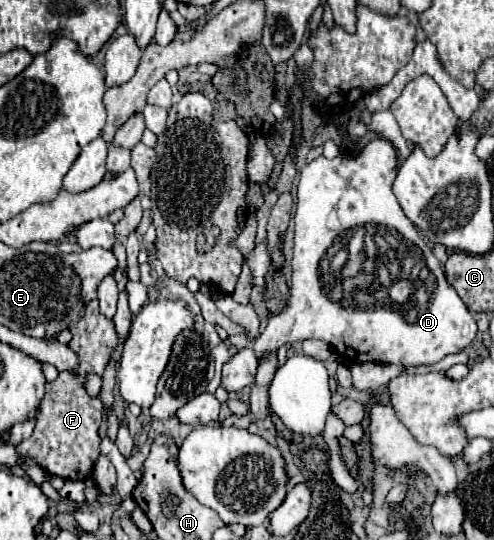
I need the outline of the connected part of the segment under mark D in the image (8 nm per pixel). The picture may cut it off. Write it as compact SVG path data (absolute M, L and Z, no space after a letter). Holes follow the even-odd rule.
M373 138L369 144L361 148L361 152L355 158L337 156L333 160L327 160L319 156L311 164L307 164L301 172L299 186L297 186L297 210L295 210L295 246L293 246L293 276L291 276L291 288L289 288L289 302L285 310L277 316L273 316L263 330L263 334L253 342L253 350L257 358L261 358L265 352L275 352L281 344L293 344L307 338L325 340L331 344L341 356L349 358L351 362L389 362L389 364L403 364L403 366L419 366L419 364L435 364L443 360L447 354L461 352L465 346L469 346L477 334L477 324L459 298L459 294L447 284L445 274L437 258L433 256L431 248L425 246L423 238L415 230L415 226L407 220L401 206L397 204L395 194L391 192L391 184L397 174L397 152L393 144L385 138ZM365 224L383 224L383 226L397 226L397 232L413 242L427 266L427 274L421 280L395 280L387 288L387 300L389 302L377 302L373 296L373 276L367 272L359 272L357 276L343 276L343 274L325 274L325 268L321 268L321 260L333 246L333 242L347 230L333 230L331 226L365 226Z

